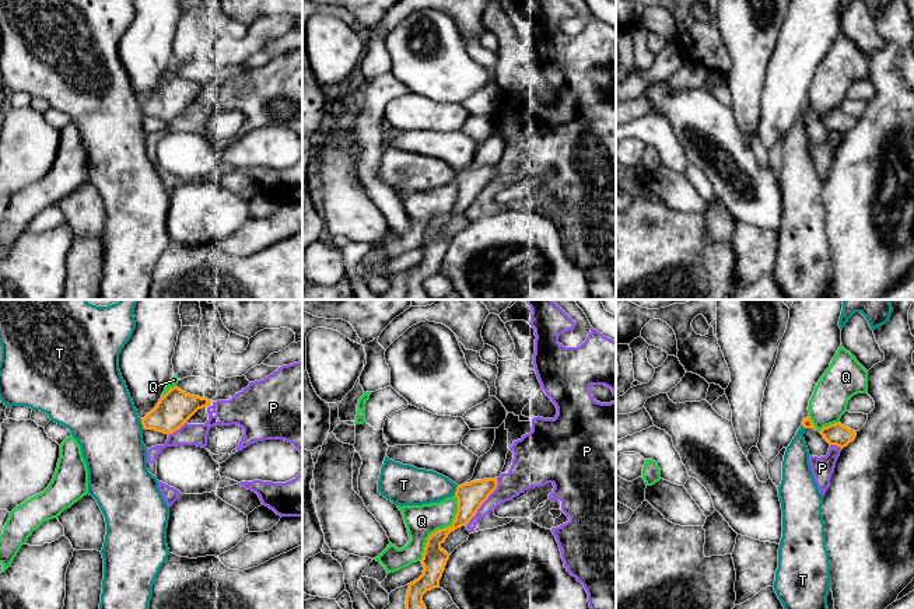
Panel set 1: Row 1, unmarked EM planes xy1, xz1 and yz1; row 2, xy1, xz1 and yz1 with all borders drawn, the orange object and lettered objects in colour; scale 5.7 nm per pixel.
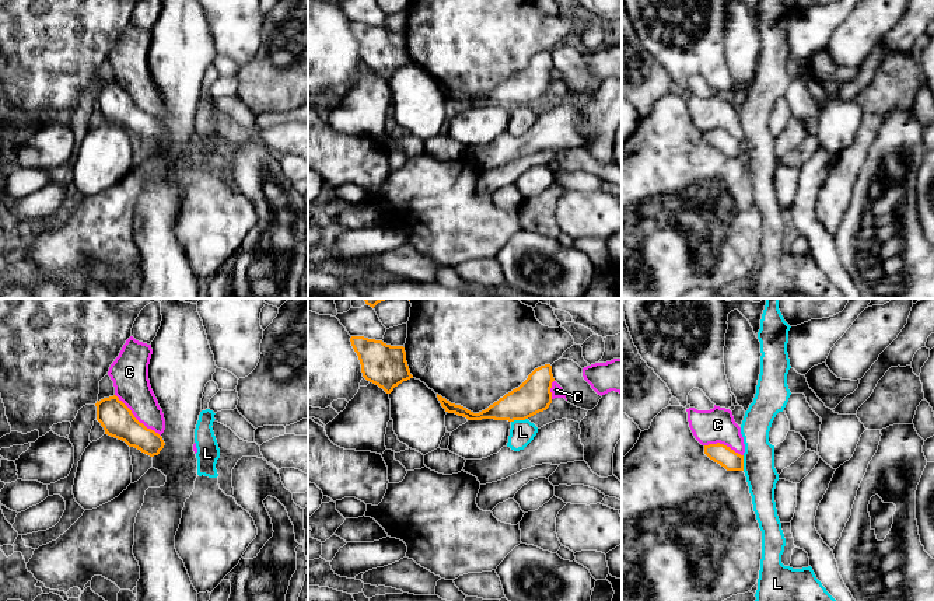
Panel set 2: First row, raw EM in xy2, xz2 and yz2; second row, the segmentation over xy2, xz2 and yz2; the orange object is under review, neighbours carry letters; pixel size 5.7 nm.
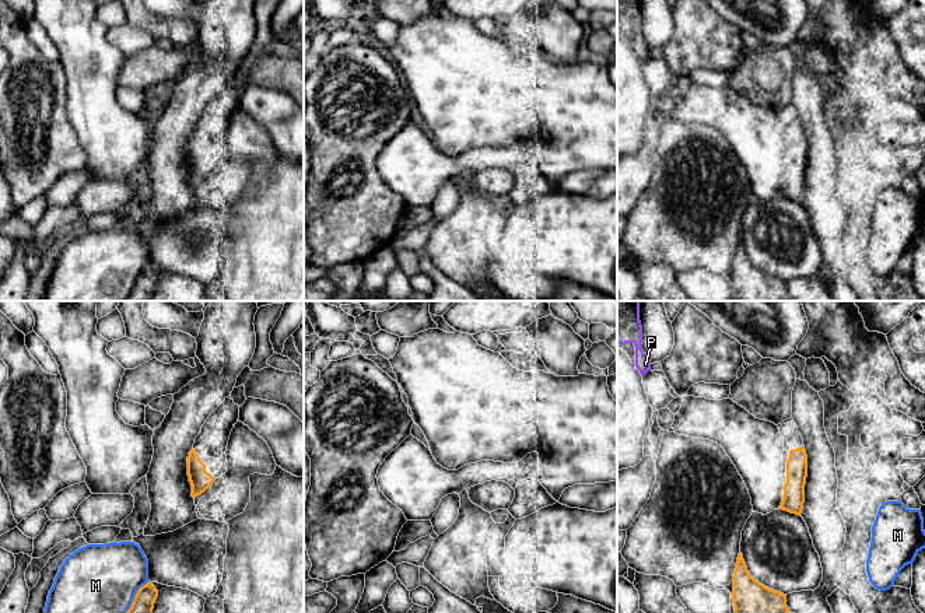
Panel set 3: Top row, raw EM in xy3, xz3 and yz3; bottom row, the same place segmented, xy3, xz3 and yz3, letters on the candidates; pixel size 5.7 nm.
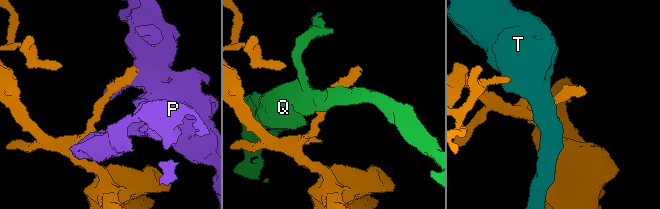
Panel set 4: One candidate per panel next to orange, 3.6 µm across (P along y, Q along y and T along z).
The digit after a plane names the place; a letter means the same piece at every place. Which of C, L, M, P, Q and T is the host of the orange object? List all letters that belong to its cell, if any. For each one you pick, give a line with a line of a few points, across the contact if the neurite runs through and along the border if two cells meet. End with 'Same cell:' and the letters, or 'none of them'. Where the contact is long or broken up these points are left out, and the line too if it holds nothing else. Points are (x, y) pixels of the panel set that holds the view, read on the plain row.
Same cell: none of them

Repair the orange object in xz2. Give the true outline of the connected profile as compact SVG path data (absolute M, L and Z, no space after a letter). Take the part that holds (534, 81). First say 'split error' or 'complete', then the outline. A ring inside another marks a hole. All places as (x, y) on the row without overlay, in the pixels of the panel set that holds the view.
complete | M541 52L535 55L518 74L506 80L479 99L473 99L461 91L451 90L438 80L437 84L445 98L463 102L468 106L525 106L549 94L552 90L550 74L553 67L552 52Z

